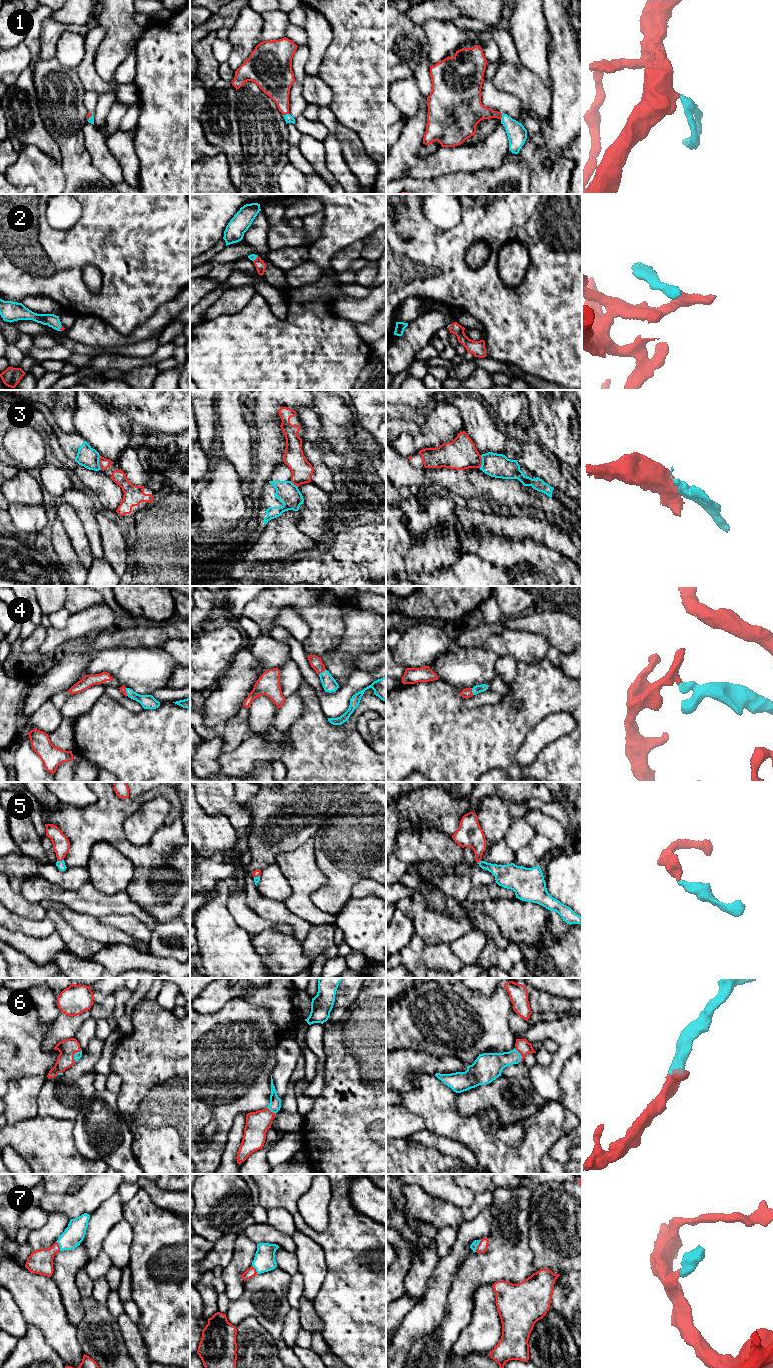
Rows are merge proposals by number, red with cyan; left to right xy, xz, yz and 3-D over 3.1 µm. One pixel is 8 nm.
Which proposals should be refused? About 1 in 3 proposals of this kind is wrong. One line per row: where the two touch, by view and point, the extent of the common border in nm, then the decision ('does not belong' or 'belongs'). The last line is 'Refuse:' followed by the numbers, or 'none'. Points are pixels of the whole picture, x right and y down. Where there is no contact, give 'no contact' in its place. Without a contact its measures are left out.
1: contact yz (501, 116); length 50 nm; belongs
2: contact xz (256, 258); length 70 nm; belongs
3: contact xy (99, 463); length 110 nm; does not belong
4: contact xz (321, 672); length 80 nm; belongs
5: contact xy (60, 860); length 60 nm; belongs
6: contact xy (74, 1053); length 120 nm; belongs
7: contact yz (477, 1246); length 110 nm; belongs
Refuse: 3

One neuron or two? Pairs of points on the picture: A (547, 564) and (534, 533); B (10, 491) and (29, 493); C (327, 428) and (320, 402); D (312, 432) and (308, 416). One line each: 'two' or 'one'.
A: two
B: one
C: one
D: one

